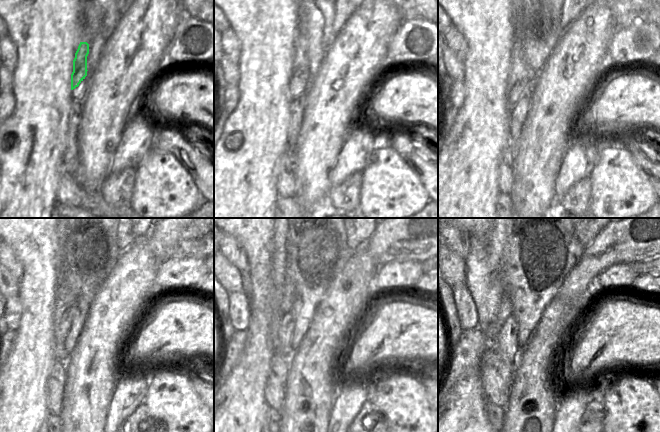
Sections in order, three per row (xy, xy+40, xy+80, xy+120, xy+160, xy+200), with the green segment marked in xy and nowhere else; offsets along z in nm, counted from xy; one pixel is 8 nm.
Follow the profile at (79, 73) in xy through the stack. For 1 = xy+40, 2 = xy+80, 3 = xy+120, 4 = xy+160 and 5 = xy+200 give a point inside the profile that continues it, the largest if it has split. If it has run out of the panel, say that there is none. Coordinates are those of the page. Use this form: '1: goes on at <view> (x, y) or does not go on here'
1: goes on at xy+40 (298, 83)
2: goes on at xy+80 (518, 89)
3: goes on at xy+120 (61, 331)
4: goes on at xy+160 (284, 336)
5: goes on at xy+200 (506, 341)

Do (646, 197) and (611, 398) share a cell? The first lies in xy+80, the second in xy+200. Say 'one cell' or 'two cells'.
one cell

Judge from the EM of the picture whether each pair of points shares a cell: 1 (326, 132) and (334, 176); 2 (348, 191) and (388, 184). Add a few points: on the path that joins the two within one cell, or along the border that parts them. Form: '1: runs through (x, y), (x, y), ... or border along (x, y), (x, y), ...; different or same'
1: border along (342, 146), (335, 165), (329, 174), (330, 186); different
2: border along (361, 173), (361, 191), (358, 207); different

